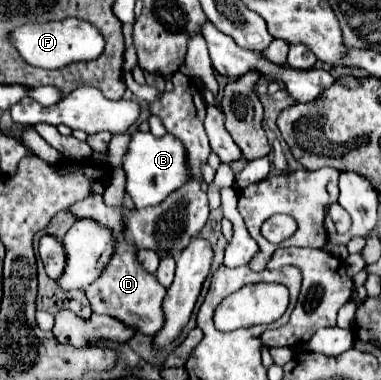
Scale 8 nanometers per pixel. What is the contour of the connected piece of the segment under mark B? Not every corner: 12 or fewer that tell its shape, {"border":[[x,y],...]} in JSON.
{"border":[[172,134],[130,138],[120,168],[136,208],[156,206],[192,180]]}

